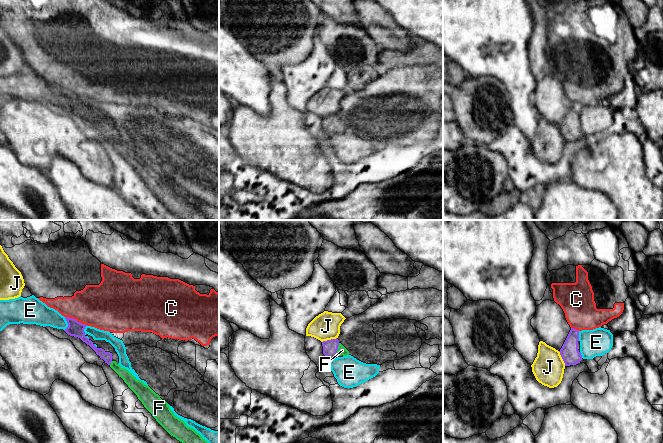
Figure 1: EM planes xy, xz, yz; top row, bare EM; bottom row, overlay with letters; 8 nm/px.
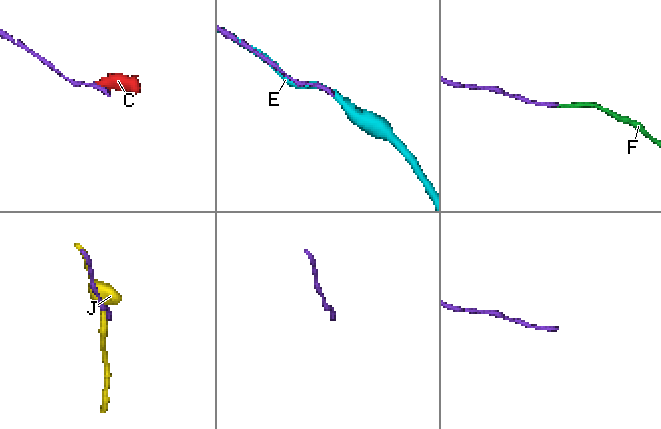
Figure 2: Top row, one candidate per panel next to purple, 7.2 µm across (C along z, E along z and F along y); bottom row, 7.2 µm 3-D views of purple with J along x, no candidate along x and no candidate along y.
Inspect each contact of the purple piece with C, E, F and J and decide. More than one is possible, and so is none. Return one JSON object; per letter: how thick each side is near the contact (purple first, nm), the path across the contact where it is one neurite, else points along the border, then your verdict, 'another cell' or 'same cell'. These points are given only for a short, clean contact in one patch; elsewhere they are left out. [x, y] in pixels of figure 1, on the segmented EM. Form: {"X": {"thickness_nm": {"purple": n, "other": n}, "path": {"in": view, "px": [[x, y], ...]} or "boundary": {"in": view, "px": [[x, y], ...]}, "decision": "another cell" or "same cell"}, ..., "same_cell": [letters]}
{"C": {"thickness_nm": {"purple": 120, "other": 360}, "decision": "another cell"}, "E": {"thickness_nm": {"purple": 120, "other": 180}, "decision": "another cell"}, "F": {"thickness_nm": {"purple": 120, "other": 70}, "path": {"in": "xz", "px": [[330, 347], [337, 349], [342, 350]]}, "decision": "same cell"}, "J": {"thickness_nm": {"purple": 120, "other": 220}, "decision": "another cell"}, "same_cell": ["F"]}

